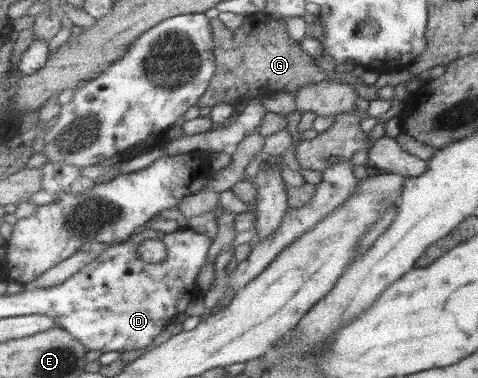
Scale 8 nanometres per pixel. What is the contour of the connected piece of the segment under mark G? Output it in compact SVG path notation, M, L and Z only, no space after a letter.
M249 16L237 30L231 30L219 17L211 19L216 42L217 69L212 84L206 94L200 99L197 107L215 107L217 104L226 103L234 105L243 99L254 99L257 90L263 94L267 90L297 92L305 84L317 84L331 77L335 81L351 84L359 98L369 102L379 99L377 86L367 86L363 80L359 80L353 73L333 72L333 75L325 73L319 60L311 56L300 42L293 40L287 30L286 20L270 18L265 24L259 22L259 16Z

